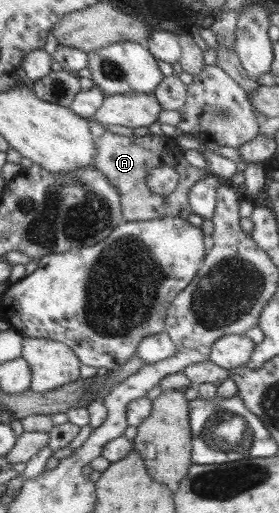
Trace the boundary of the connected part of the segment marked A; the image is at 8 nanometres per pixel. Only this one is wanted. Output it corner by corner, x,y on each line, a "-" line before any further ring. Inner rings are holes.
106,130
99,138
95,138
95,146
93,165
116,187
126,221
147,221
164,217
182,217
187,220
191,216
193,210
189,203
188,191
195,182
206,178
210,172
207,168
198,169
189,164
174,139
153,133
129,137
-
160,166
170,166
179,174
178,186
168,196
154,194
145,181
148,170

